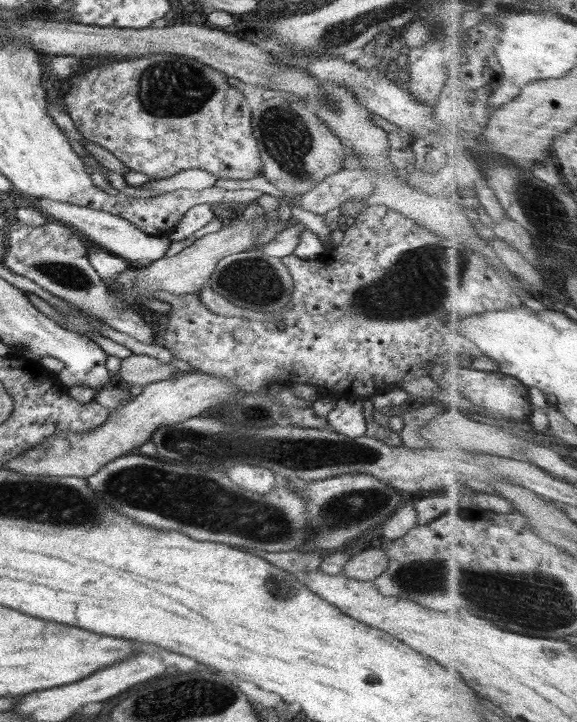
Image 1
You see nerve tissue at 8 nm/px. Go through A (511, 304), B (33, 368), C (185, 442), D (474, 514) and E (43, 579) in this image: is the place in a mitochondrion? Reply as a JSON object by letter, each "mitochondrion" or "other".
{"A":"other","B":"other","C":"mitochondrion","D":"other","E":"other"}

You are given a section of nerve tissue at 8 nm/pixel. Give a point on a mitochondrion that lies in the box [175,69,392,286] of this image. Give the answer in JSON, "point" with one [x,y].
{"point":[285,136]}

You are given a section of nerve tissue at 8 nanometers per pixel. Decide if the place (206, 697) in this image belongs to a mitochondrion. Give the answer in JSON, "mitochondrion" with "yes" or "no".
{"mitochondrion":"yes"}

